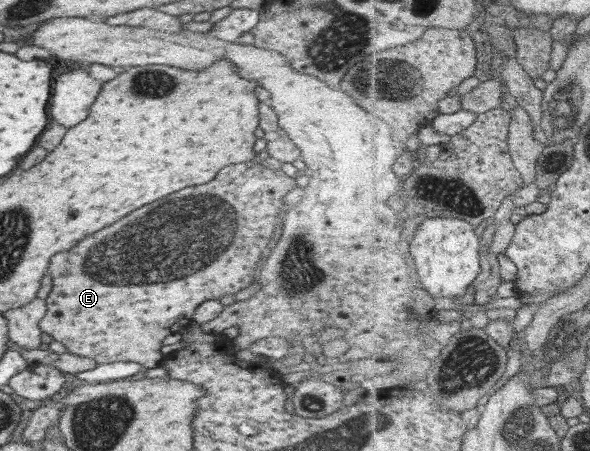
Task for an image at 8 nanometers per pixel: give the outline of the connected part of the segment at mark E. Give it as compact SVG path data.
M253 160L231 164L220 168L217 175L206 184L189 186L185 190L179 190L175 194L165 196L163 200L155 200L155 202L131 212L129 216L121 218L113 226L107 226L95 234L90 234L90 236L83 238L75 248L61 252L61 254L55 254L49 260L46 272L51 276L51 290L44 300L46 312L39 322L39 329L51 336L52 340L61 342L66 348L65 352L91 358L96 364L135 362L143 365L146 369L158 366L163 356L159 352L161 340L165 336L179 331L184 323L191 323L195 308L199 304L207 300L218 301L225 294L233 295L235 292L247 288L253 282L259 262L261 262L261 254L265 254L265 250L269 250L269 242L275 236L281 214L287 210L283 203L283 197L295 188L294 180L286 176L281 170L263 167L259 162Z

